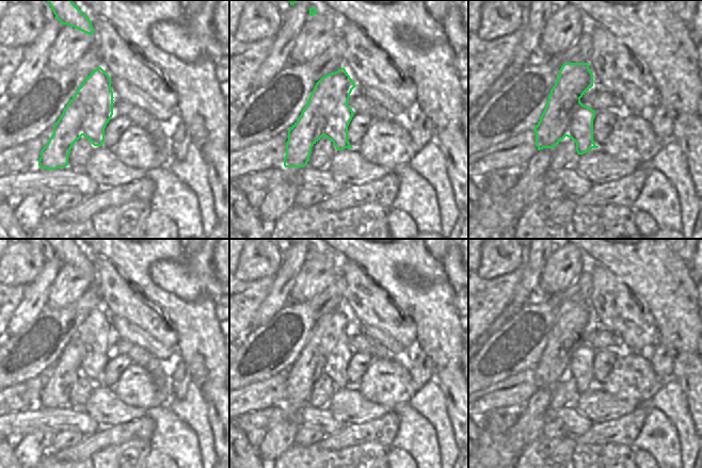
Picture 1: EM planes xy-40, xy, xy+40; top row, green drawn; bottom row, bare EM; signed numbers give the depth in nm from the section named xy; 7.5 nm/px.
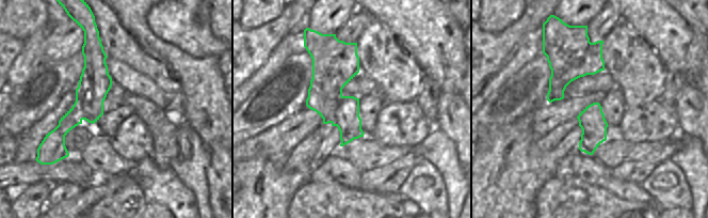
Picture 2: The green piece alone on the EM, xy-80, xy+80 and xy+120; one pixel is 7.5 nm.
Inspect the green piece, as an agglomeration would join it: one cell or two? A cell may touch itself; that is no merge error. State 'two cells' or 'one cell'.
two cells

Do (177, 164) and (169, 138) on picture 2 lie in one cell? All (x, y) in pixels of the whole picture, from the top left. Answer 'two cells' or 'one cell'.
two cells

